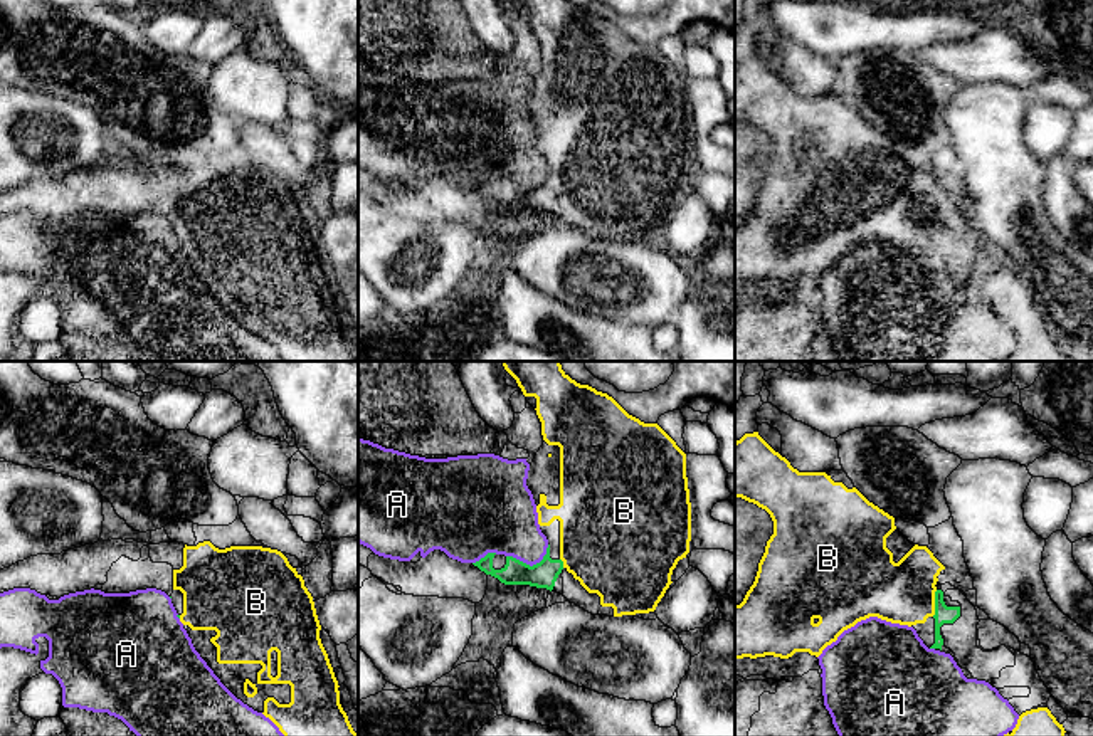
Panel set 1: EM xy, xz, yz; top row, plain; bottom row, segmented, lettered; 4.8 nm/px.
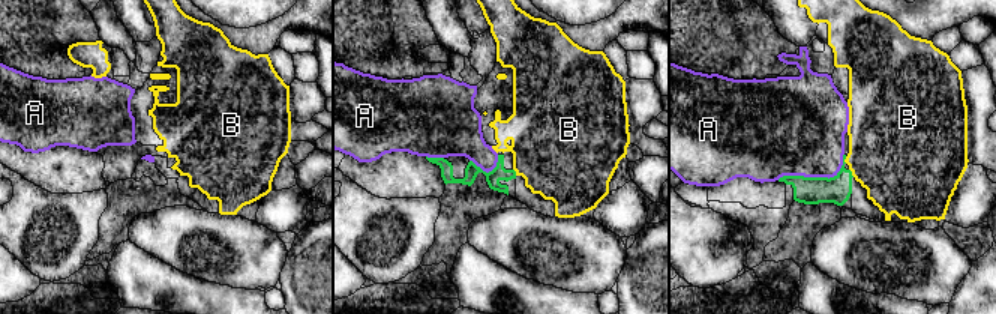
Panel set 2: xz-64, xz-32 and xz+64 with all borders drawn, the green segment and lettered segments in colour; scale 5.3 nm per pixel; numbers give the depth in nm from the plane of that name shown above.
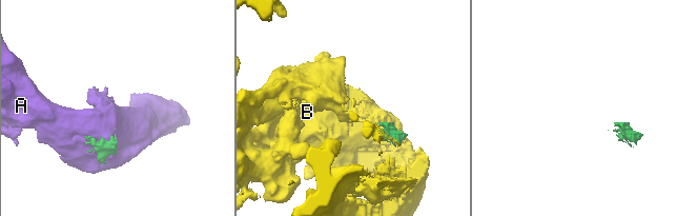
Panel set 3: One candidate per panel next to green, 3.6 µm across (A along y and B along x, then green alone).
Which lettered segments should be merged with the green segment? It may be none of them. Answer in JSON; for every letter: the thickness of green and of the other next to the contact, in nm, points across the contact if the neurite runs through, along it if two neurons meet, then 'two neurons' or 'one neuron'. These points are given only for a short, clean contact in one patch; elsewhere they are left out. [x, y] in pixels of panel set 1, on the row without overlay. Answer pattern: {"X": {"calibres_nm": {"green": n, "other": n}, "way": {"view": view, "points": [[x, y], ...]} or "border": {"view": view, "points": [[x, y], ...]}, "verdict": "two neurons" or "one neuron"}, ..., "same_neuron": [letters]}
{"A": {"calibres_nm": {"green": 130, "other": 320}, "verdict": "two neurons"}, "B": {"calibres_nm": {"green": 90, "other": 300}, "verdict": "one neuron"}, "same_neuron": ["B"]}

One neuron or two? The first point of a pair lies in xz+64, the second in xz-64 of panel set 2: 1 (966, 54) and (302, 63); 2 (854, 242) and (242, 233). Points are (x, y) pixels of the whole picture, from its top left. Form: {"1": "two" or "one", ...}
{"1": "one", "2": "one"}

